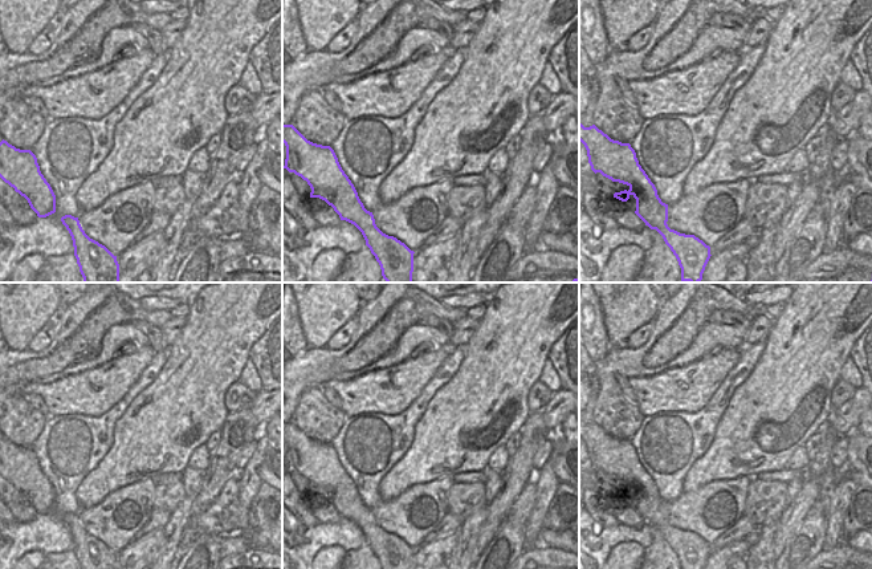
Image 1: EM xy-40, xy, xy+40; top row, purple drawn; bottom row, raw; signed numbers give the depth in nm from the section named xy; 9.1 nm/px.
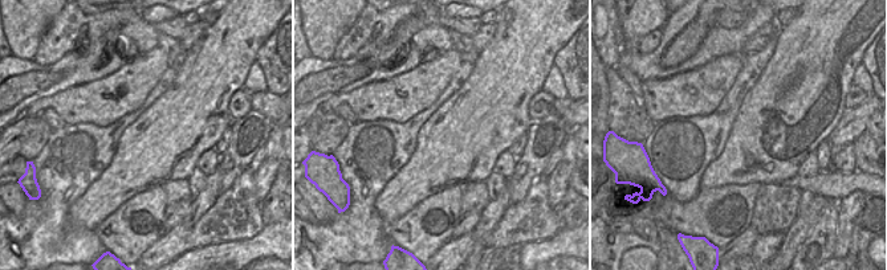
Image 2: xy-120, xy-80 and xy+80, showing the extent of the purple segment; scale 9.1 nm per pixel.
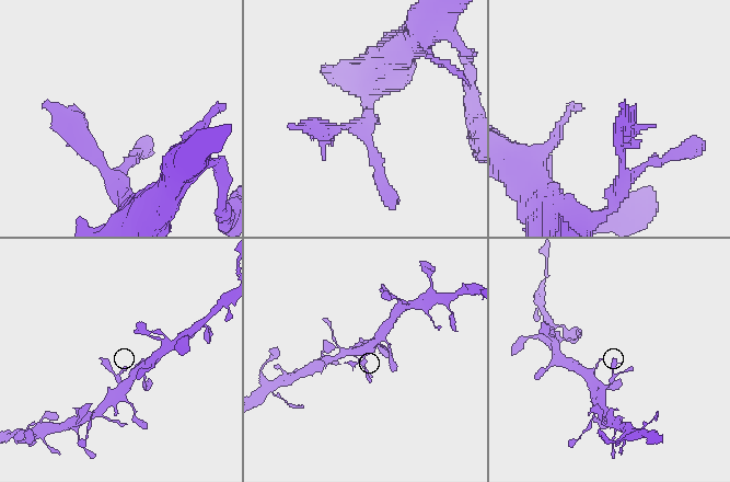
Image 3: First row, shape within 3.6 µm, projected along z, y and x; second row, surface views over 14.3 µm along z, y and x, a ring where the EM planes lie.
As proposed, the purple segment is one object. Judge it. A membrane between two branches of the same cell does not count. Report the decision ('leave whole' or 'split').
leave whole

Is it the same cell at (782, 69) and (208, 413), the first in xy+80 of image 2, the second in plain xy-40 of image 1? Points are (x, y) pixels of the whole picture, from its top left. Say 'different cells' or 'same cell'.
same cell

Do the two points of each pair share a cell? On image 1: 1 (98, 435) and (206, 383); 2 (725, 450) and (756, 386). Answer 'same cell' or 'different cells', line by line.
1: different cells
2: same cell

